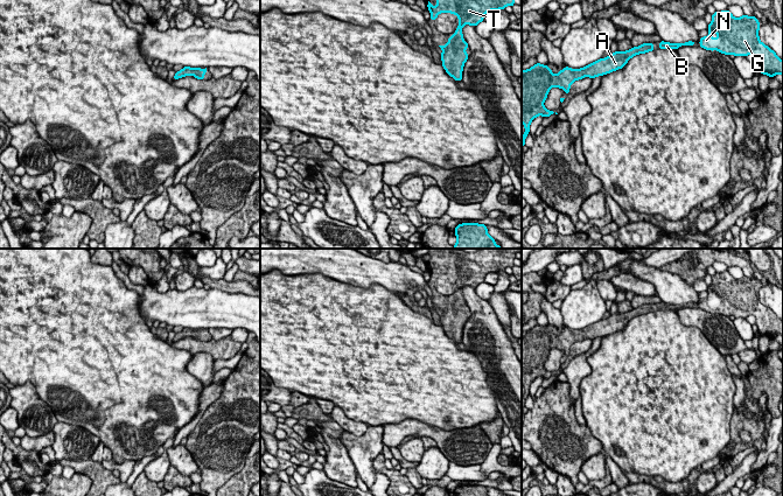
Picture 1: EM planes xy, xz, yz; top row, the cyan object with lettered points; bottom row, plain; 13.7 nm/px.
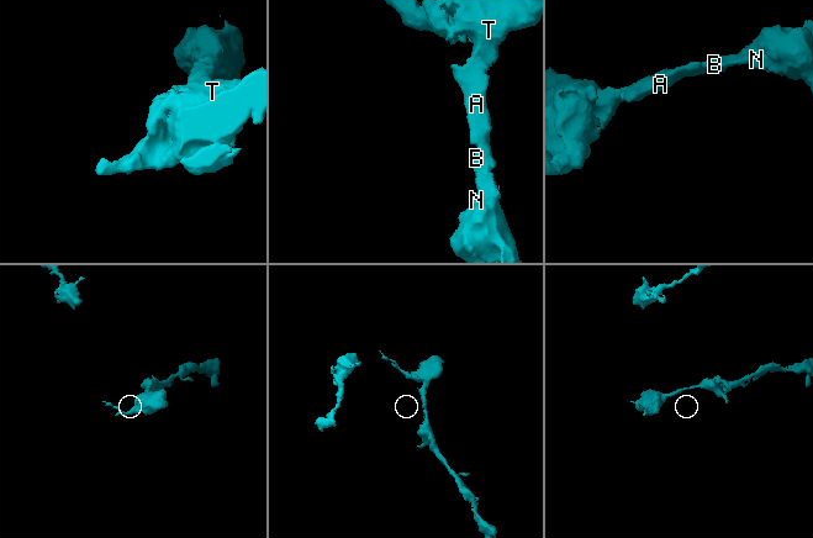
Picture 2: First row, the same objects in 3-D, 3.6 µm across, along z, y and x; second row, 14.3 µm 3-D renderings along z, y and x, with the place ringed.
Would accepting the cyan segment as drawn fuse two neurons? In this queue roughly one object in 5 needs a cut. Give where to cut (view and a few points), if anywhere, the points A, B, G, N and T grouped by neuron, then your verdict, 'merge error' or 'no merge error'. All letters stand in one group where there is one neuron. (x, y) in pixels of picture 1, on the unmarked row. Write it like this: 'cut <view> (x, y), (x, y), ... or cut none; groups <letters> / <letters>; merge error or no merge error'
cut none; groups A B G N T; no merge error

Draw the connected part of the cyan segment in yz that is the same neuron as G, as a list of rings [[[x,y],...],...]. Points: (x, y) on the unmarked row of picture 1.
[[[728,271],[715,273],[707,289],[709,296],[700,300],[700,308],[712,313],[716,310],[728,317],[747,319],[753,315],[761,335],[769,338],[777,335],[783,337],[783,322],[760,302],[758,282],[755,278],[744,275],[734,279]]]

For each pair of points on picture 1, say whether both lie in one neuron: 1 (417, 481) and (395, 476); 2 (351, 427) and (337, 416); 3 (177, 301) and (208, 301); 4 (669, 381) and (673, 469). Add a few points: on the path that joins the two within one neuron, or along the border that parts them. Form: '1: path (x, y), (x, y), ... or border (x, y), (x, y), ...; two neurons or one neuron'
1: border (405, 475), (412, 483); two neurons
2: path (348, 425), (341, 418); one neuron
3: path (184, 301), (201, 301); one neuron
4: path (672, 403), (672, 447); one neuron

